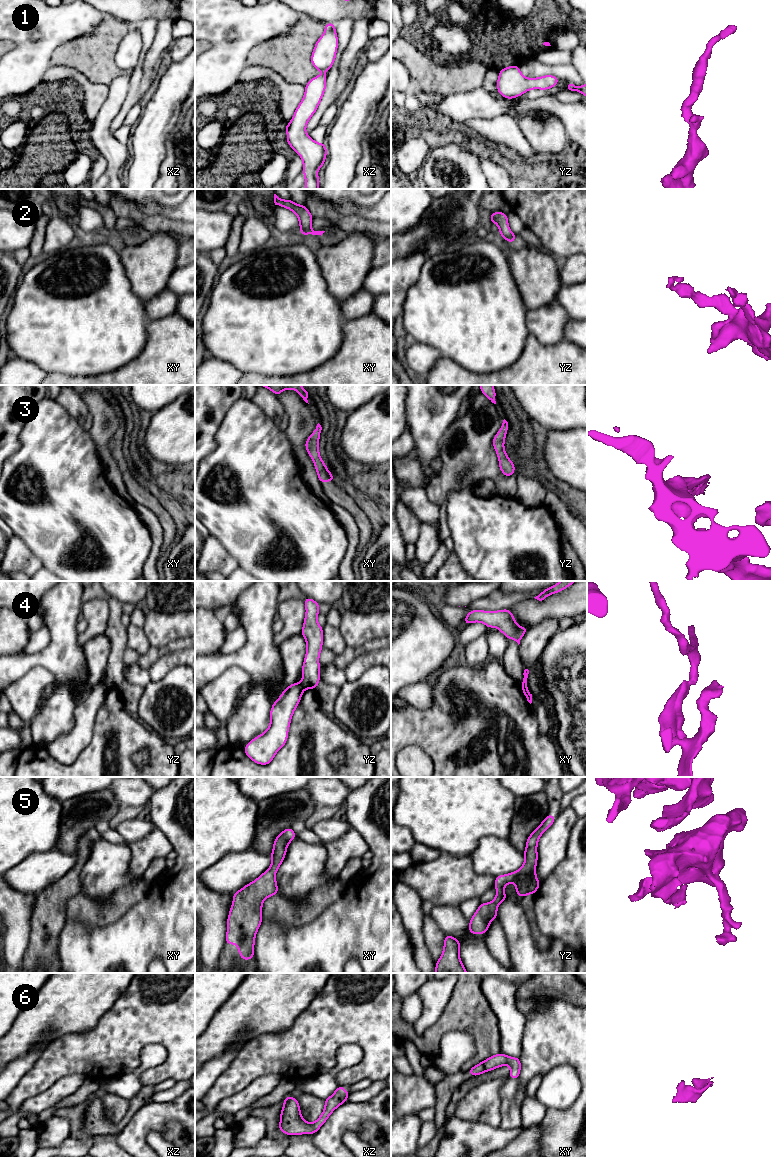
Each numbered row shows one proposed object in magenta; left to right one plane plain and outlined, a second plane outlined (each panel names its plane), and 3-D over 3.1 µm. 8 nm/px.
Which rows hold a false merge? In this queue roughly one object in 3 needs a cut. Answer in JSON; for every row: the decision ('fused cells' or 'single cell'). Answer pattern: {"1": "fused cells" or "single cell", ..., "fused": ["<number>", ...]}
{"1": "single cell", "2": "single cell", "3": "single cell", "4": "fused cells", "5": "single cell", "6": "single cell", "fused": ["4"]}

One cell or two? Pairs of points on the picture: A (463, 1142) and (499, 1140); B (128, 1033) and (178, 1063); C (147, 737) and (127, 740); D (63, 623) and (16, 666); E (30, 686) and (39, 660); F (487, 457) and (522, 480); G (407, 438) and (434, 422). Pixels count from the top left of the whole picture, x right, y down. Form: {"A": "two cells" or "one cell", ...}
{"A": "one cell", "B": "one cell", "C": "one cell", "D": "one cell", "E": "two cells", "F": "two cells", "G": "two cells"}

